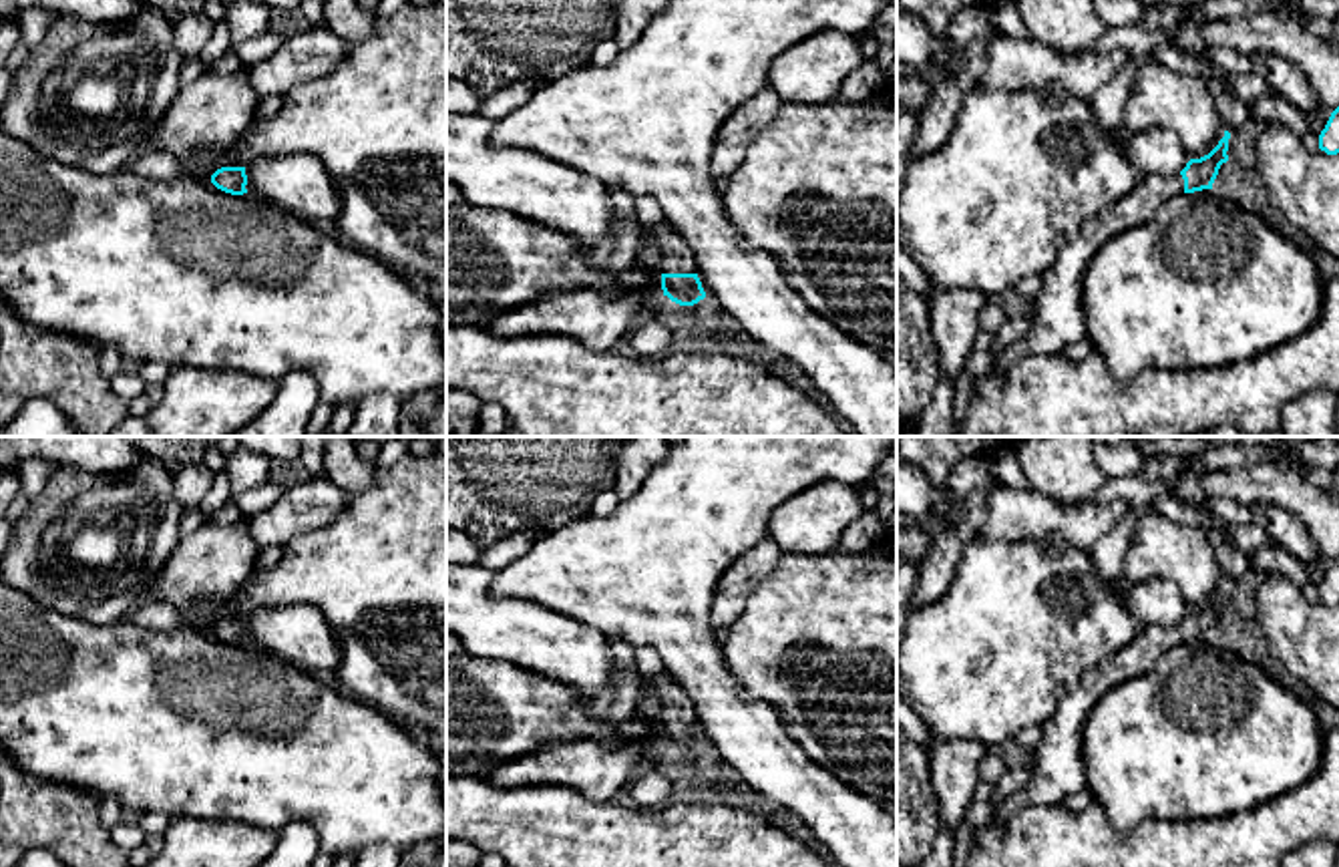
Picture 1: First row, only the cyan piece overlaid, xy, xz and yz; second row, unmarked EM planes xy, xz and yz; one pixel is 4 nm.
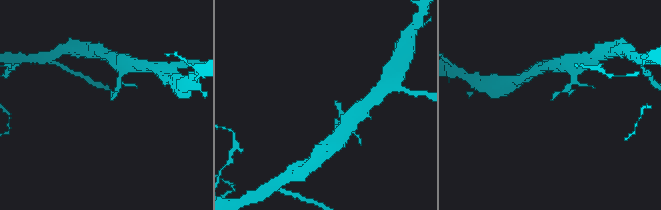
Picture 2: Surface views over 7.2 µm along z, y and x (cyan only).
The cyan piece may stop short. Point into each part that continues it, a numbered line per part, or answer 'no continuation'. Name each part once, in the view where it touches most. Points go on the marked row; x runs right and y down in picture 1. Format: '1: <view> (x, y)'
1: xz (678, 258)

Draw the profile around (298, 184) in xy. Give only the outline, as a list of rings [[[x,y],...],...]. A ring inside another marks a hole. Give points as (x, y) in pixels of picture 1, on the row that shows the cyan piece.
[[[259,157],[245,175],[249,193],[304,221],[334,221],[340,211],[336,185],[318,157]]]

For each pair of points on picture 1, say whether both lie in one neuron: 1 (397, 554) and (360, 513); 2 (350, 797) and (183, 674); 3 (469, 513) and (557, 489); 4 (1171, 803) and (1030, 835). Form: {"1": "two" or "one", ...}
{"1": "one", "2": "one", "3": "one", "4": "two"}

